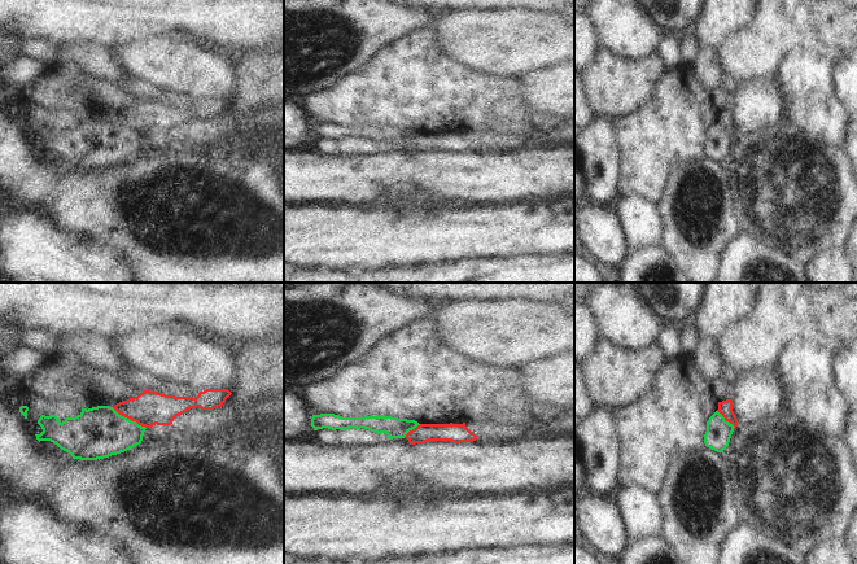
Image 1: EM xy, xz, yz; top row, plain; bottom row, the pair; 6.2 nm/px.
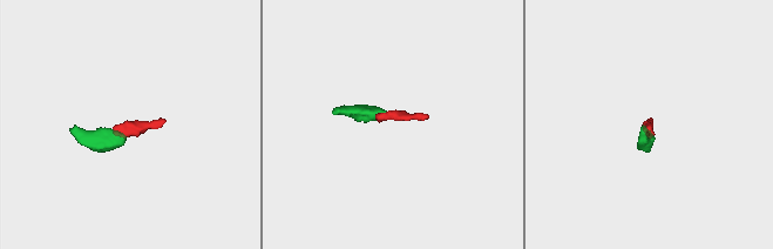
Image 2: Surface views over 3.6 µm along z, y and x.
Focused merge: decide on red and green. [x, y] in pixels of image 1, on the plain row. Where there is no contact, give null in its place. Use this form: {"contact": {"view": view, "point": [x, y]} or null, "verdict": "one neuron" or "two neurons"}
{"contact": {"view": "xy", "point": [130, 129]}, "verdict": "two neurons"}

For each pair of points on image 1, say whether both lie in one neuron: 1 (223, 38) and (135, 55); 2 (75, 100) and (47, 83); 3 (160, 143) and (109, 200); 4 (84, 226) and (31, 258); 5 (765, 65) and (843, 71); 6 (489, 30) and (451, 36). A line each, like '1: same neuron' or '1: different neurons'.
1: different neurons
2: same neuron
3: different neurons
4: different neurons
5: different neurons
6: same neuron

